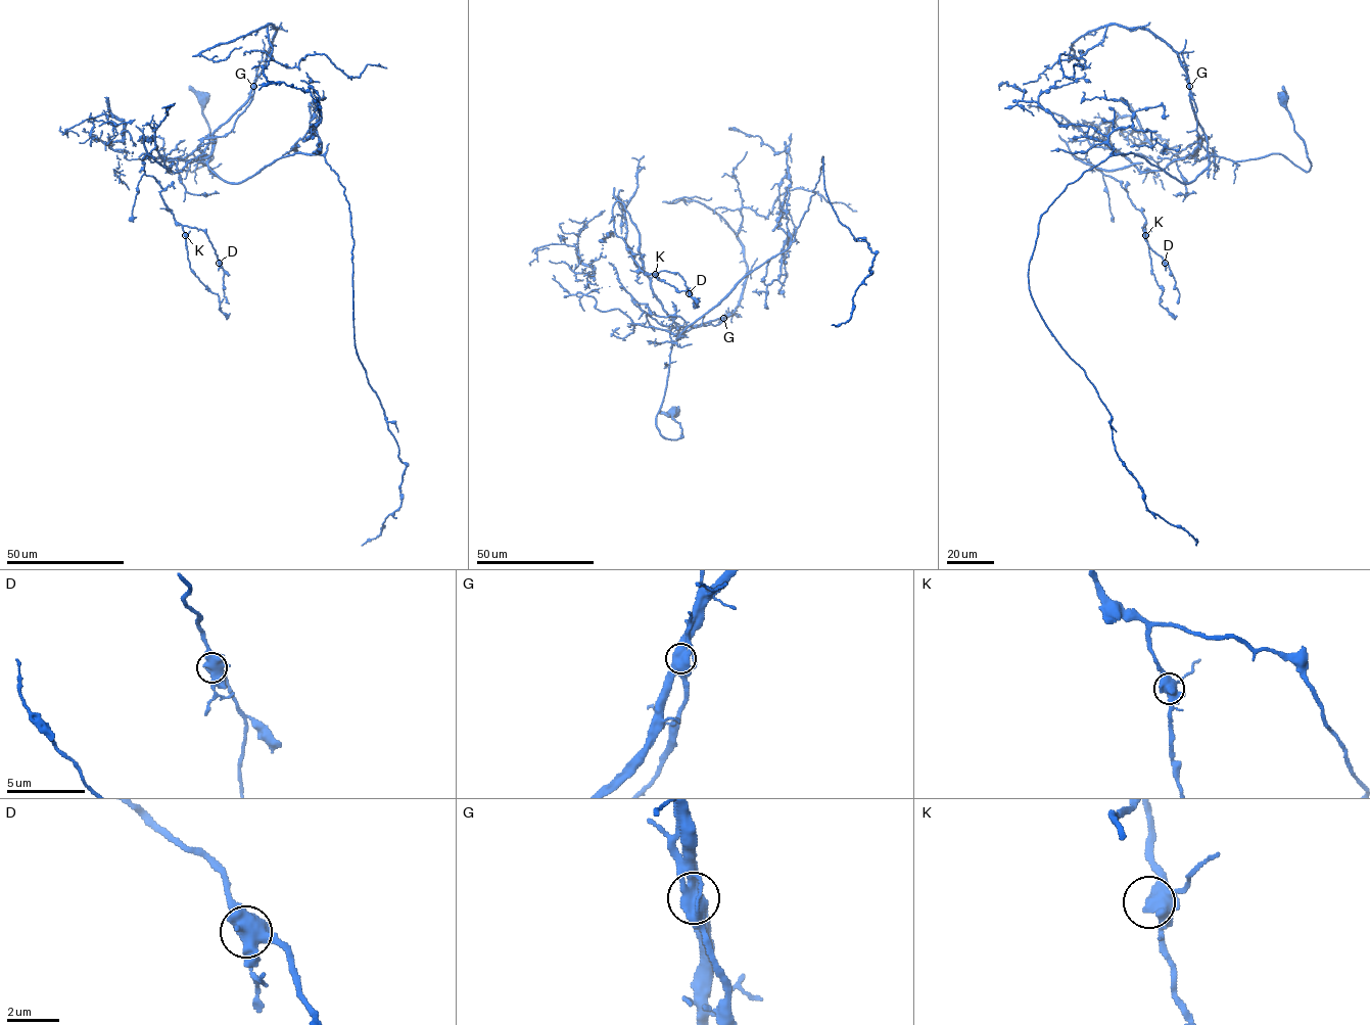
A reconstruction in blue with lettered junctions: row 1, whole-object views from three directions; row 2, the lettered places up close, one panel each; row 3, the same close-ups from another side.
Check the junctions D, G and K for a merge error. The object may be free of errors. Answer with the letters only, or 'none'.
G

